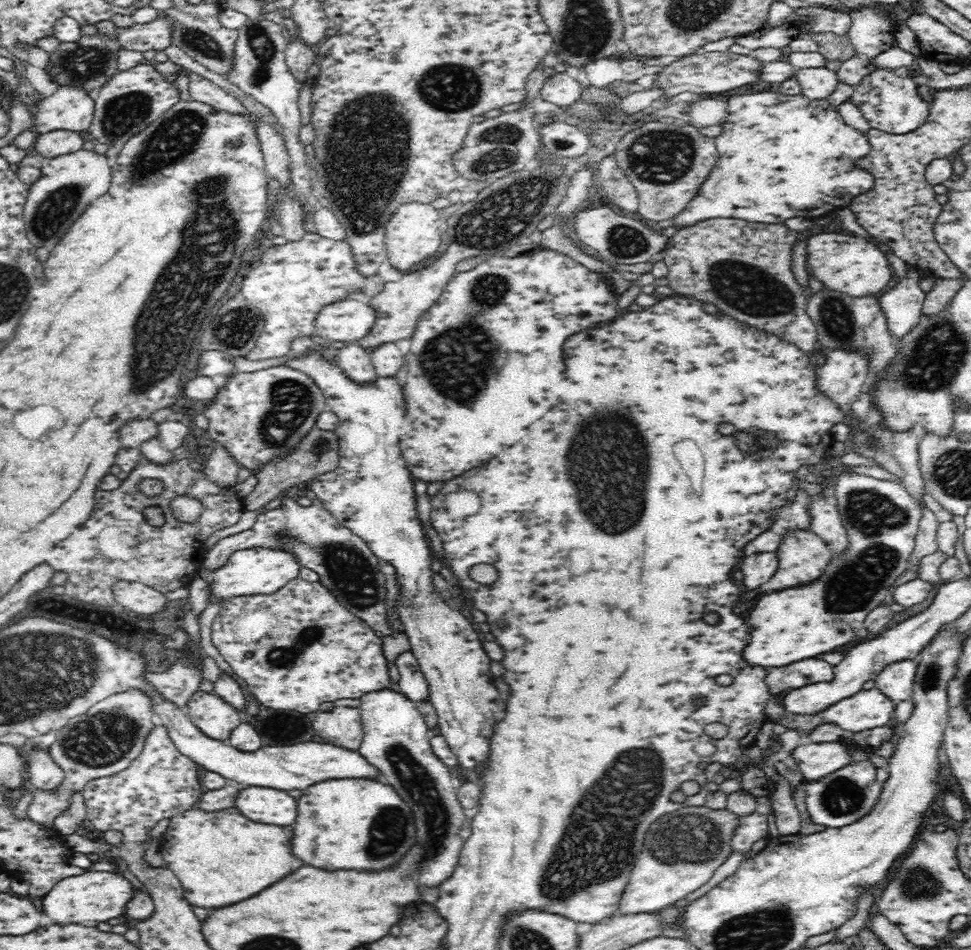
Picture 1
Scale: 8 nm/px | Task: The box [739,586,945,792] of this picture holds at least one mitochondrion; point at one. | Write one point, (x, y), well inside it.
(929, 678)

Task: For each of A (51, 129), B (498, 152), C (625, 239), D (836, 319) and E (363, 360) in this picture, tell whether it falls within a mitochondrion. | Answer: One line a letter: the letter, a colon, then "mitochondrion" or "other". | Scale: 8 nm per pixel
A: other
B: mitochondrion
C: mitochondrion
D: mitochondrion
E: other

